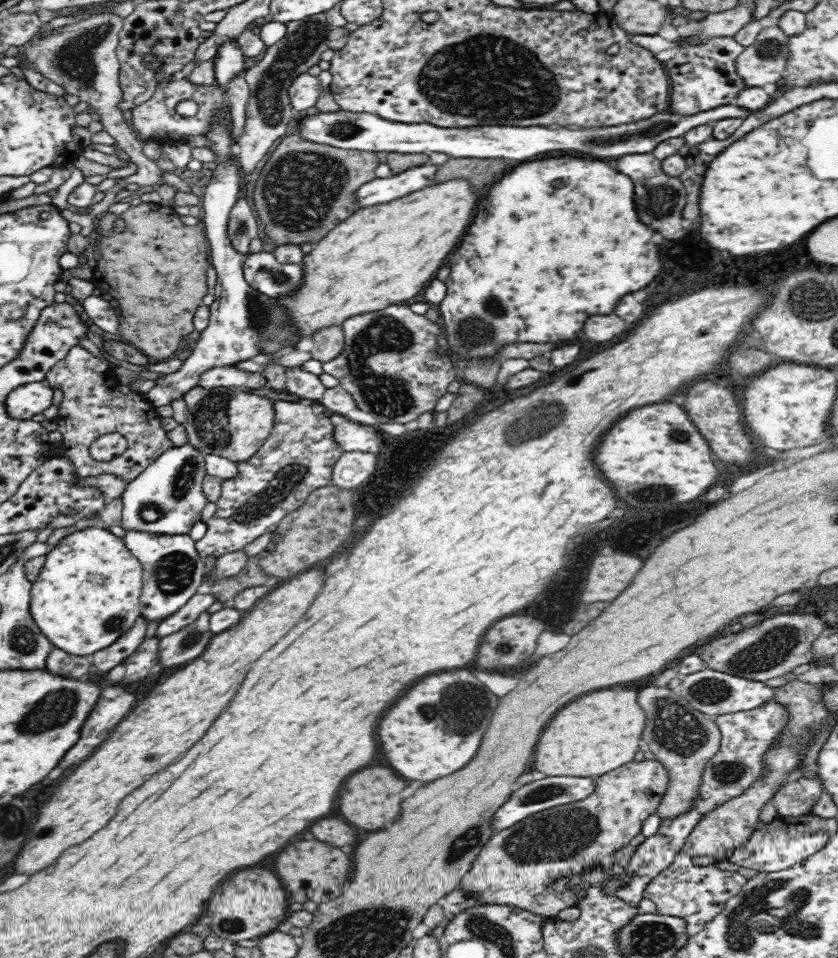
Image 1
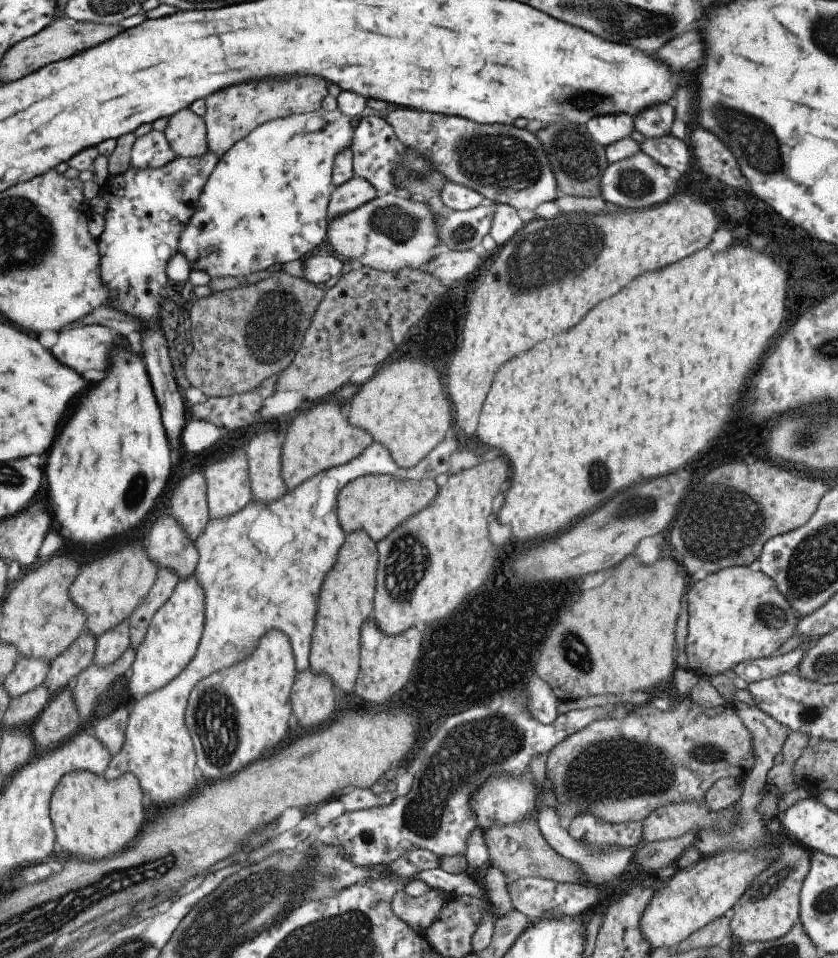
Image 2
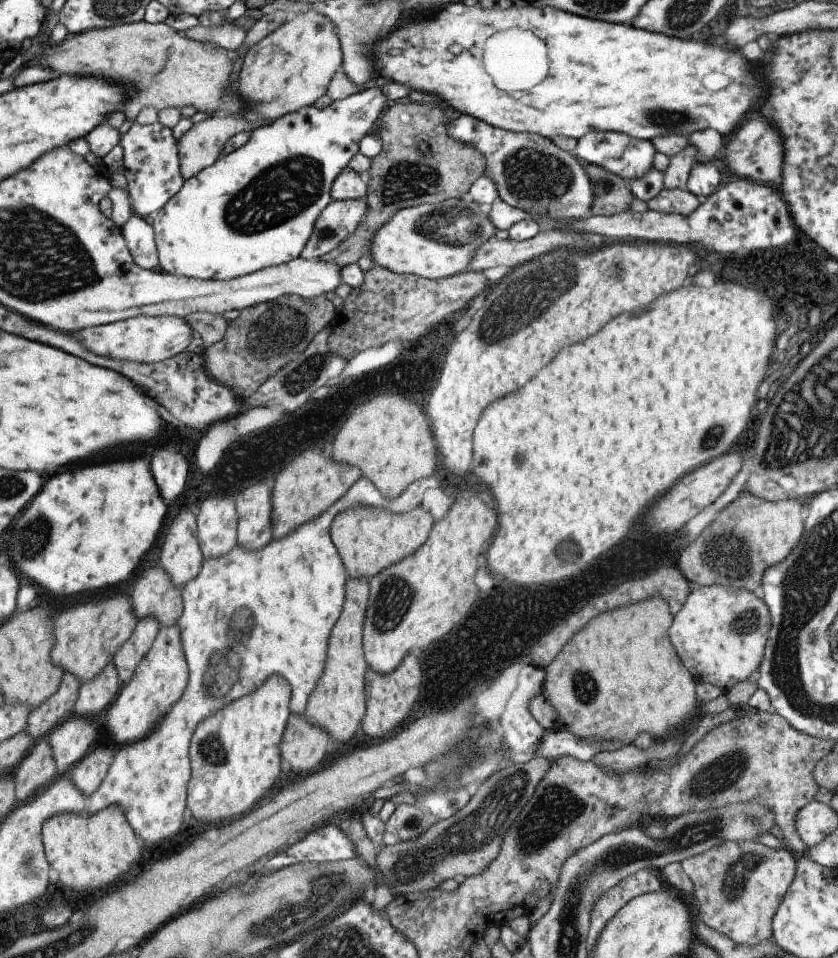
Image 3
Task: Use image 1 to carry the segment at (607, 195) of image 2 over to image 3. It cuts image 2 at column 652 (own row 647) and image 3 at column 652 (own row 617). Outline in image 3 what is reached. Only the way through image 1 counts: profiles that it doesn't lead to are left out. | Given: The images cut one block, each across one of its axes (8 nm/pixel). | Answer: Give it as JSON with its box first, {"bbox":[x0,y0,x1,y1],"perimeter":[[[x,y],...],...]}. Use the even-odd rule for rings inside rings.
{"bbox":[647,188,699,215],"perimeter":[[[663,188],[647,204],[649,209],[656,212],[688,215],[698,208],[699,202],[697,196],[686,188]]]}

